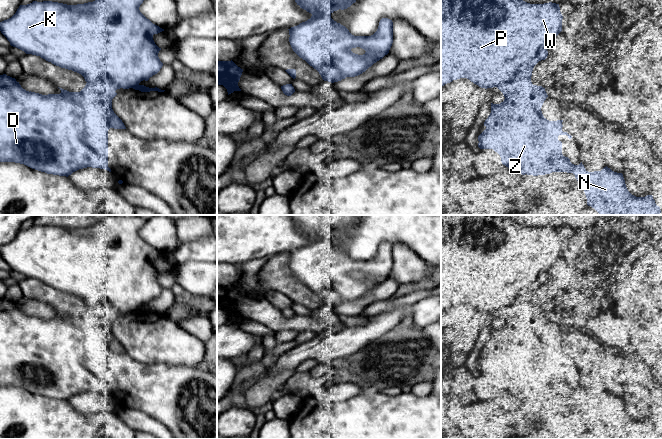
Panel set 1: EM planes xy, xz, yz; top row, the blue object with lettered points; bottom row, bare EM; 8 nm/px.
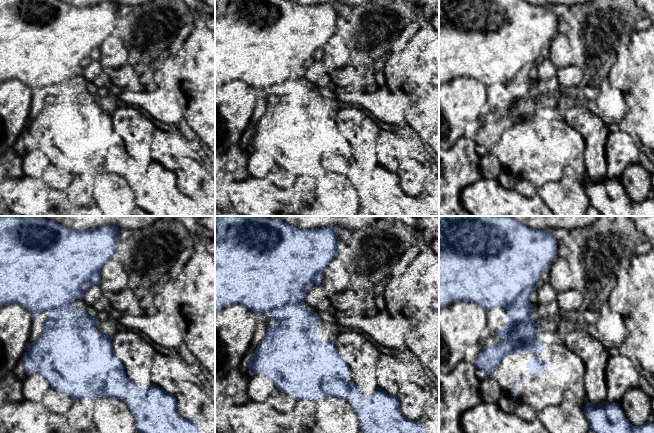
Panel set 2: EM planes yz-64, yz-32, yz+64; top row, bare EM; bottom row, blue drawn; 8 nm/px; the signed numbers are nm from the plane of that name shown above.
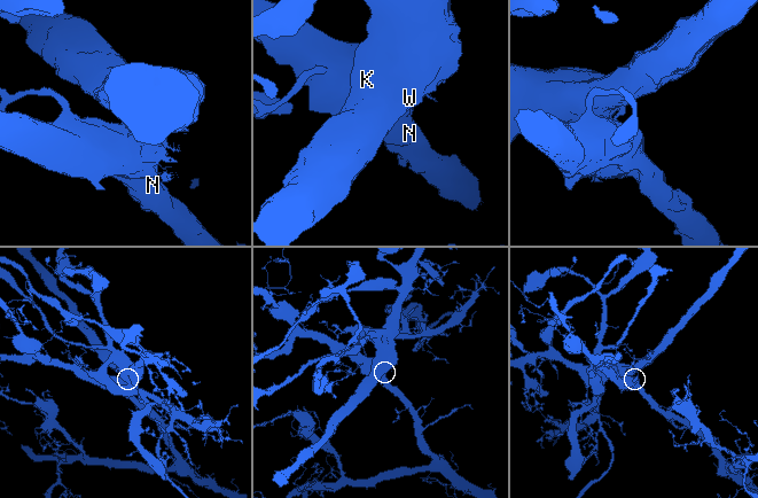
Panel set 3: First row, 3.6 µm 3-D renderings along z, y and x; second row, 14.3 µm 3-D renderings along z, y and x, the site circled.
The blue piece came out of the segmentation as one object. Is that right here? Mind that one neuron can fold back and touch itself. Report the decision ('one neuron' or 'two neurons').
two neurons

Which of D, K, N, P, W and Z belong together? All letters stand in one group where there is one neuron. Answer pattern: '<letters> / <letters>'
D N Z / K P W

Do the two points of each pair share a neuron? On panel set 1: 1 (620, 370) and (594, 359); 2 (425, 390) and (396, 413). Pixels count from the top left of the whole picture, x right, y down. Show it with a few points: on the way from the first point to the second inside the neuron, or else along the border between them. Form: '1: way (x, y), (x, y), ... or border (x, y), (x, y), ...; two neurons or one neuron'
1: border (607, 355), (603, 366), (604, 386); two neurons
2: border (411, 391), (419, 396), (430, 394); two neurons

